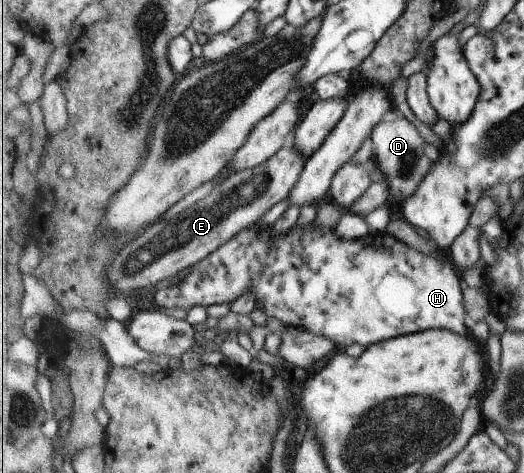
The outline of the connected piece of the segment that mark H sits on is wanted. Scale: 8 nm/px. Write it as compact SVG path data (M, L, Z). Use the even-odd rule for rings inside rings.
M256 223L241 230L232 240L219 246L216 252L197 262L178 284L162 286L157 292L156 302L160 307L180 307L187 312L194 306L232 304L251 291L257 298L256 306L266 316L281 320L287 328L300 326L318 336L328 337L342 350L353 342L367 349L385 340L428 329L446 328L463 335L470 334L465 321L464 283L461 272L453 263L444 264L430 258L386 232L371 232L364 238L346 240L336 234L334 227L312 223L303 227L294 225L287 234L281 235L275 235L273 228L274 225L263 227Z

